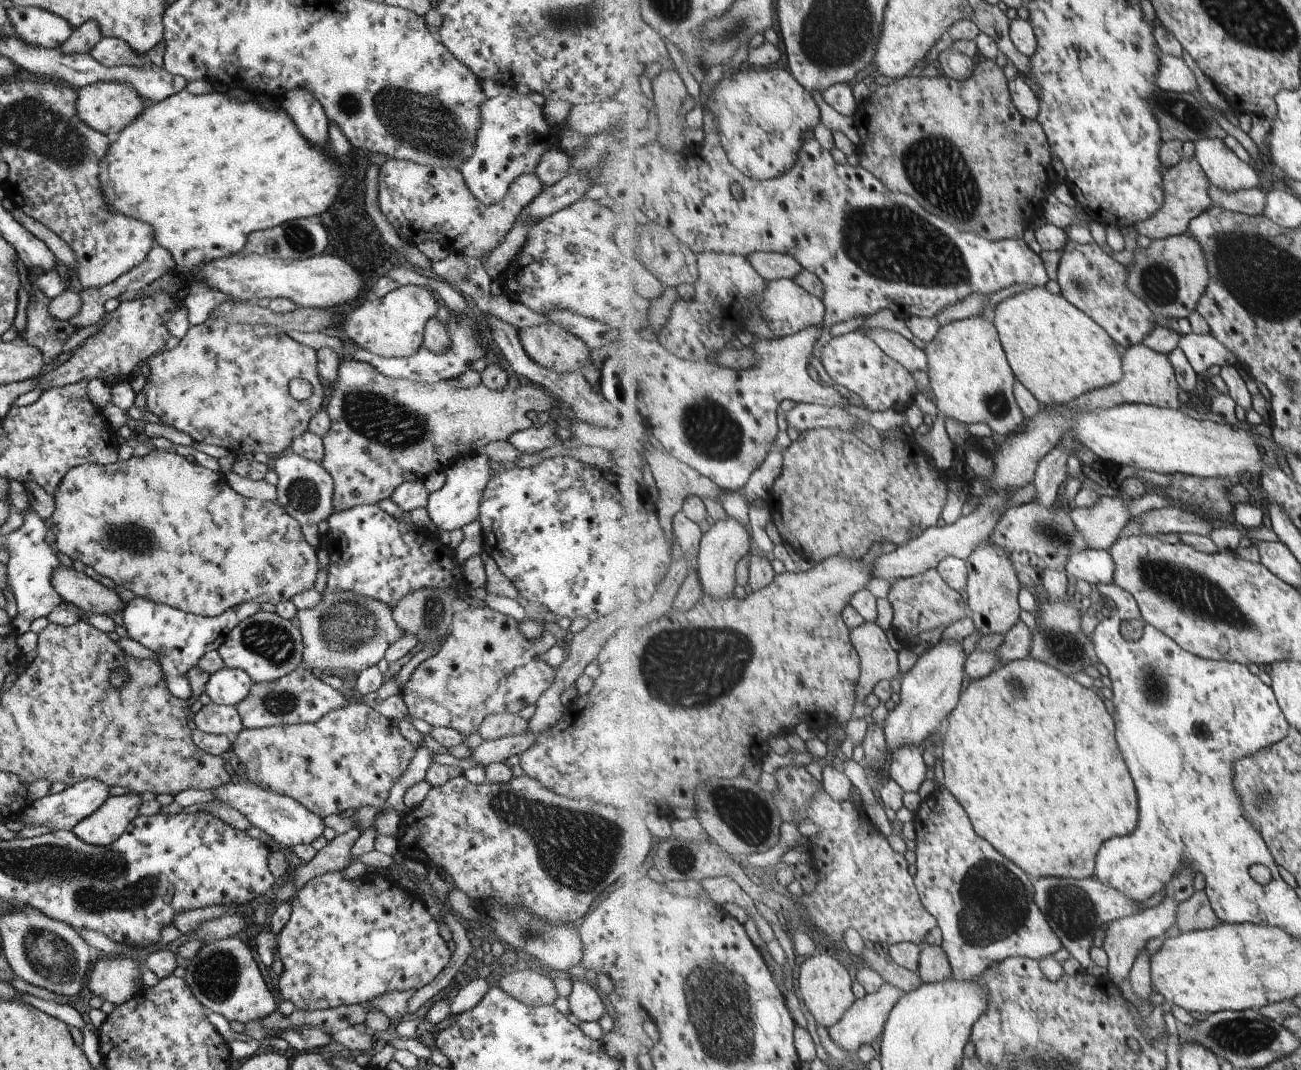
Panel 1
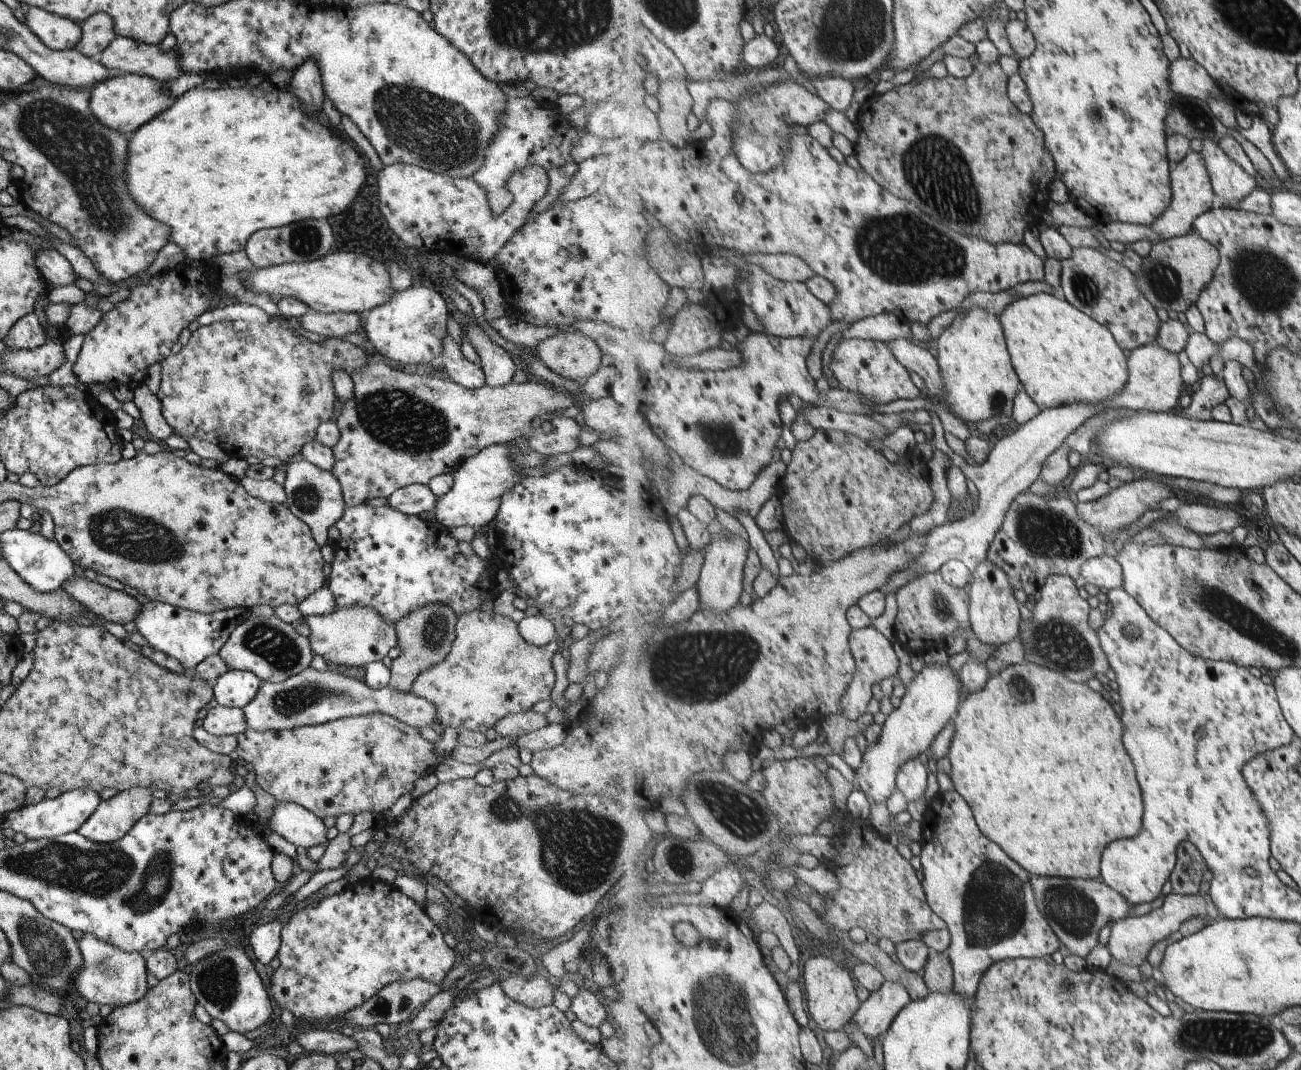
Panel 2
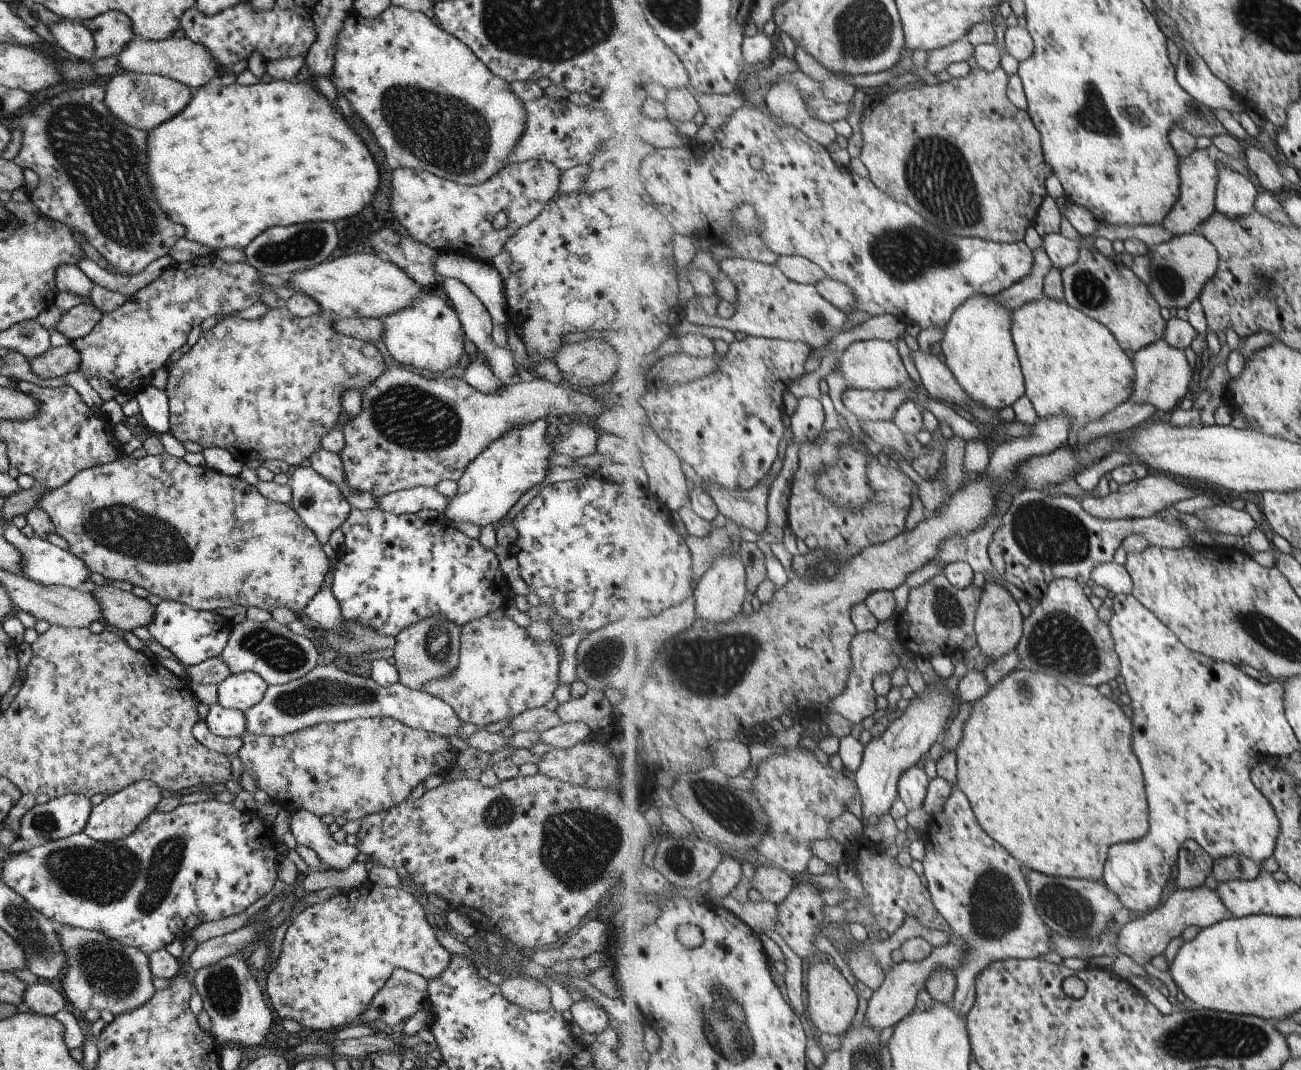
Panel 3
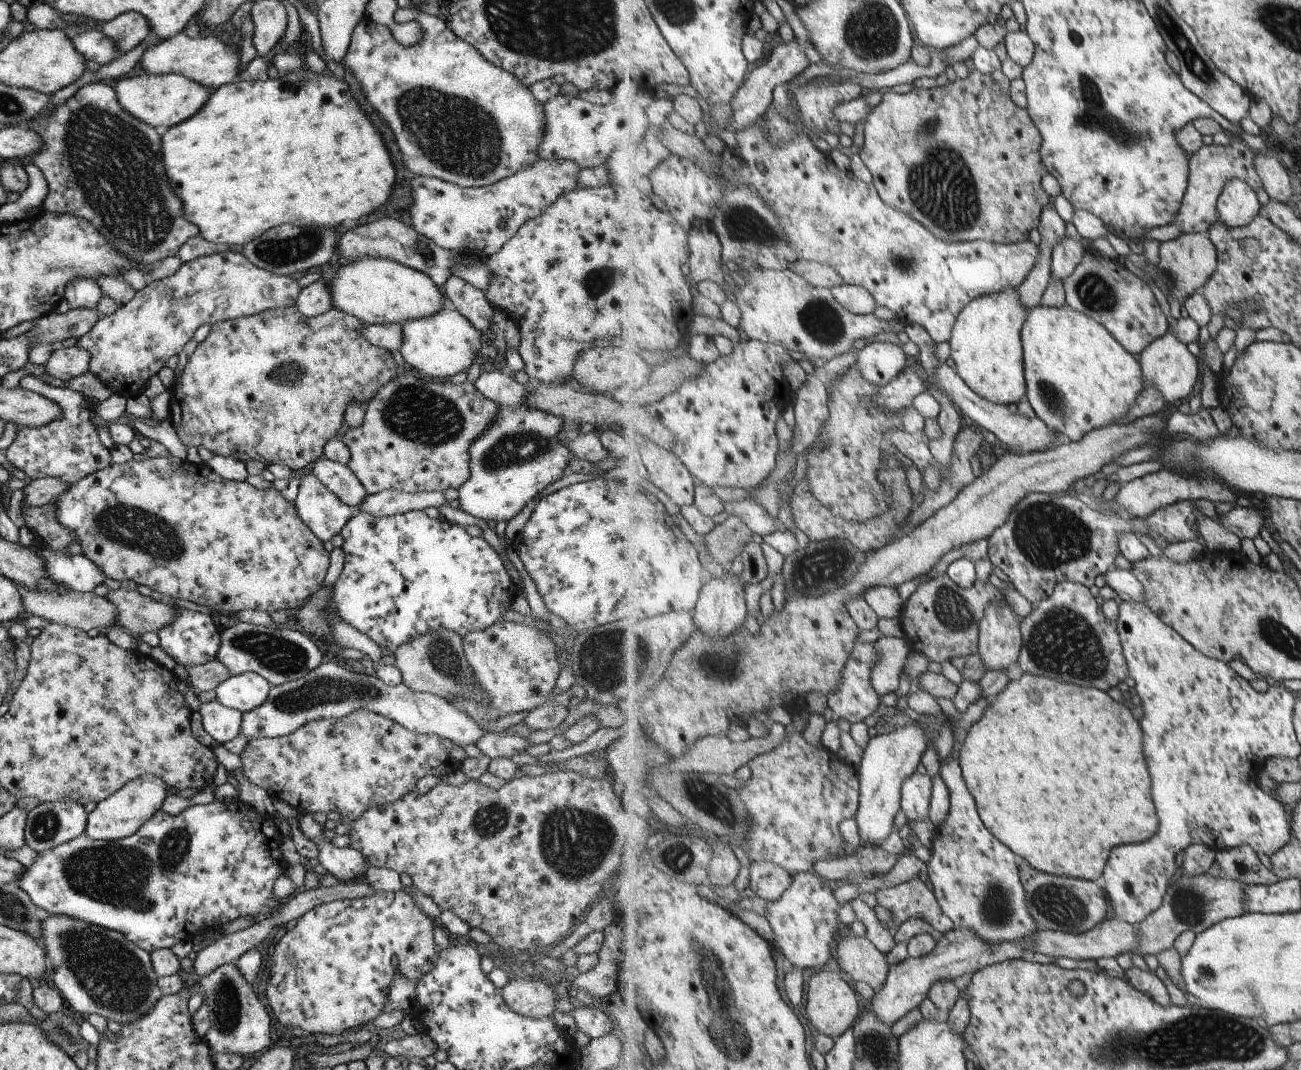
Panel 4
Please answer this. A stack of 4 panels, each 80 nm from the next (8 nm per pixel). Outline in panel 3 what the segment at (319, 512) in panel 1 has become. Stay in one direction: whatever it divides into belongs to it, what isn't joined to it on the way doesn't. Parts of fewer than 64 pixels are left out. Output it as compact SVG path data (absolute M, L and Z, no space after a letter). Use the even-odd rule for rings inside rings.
M301 465L290 468L288 477L287 484L291 489L289 506L314 534L320 544L326 543L329 534L343 524L352 508L347 500L342 497L341 491L333 483L326 481L320 474L317 474L310 466L304 468Z

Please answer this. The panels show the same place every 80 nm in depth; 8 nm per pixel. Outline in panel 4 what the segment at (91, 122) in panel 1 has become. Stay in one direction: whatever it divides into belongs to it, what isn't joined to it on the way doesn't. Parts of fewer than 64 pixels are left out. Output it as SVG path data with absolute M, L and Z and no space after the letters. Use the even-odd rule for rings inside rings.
M144 75L116 82L113 90L121 108L138 121L147 123L157 132L167 130L192 117L208 100L212 93L208 88L181 75Z

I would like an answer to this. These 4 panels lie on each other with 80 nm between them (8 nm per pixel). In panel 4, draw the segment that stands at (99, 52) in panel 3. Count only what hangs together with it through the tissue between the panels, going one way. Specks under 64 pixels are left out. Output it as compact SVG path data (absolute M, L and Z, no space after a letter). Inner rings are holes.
M124 12L111 20L95 24L95 30L99 29L116 42L120 54L135 48L151 34L147 19L134 12Z

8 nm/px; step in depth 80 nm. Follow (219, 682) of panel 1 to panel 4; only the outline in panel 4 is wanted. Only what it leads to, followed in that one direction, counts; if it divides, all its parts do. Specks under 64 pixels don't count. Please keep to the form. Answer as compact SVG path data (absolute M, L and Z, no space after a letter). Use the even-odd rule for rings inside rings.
M256 672L230 674L214 688L215 700L221 706L244 713L263 704L270 688L269 682Z

